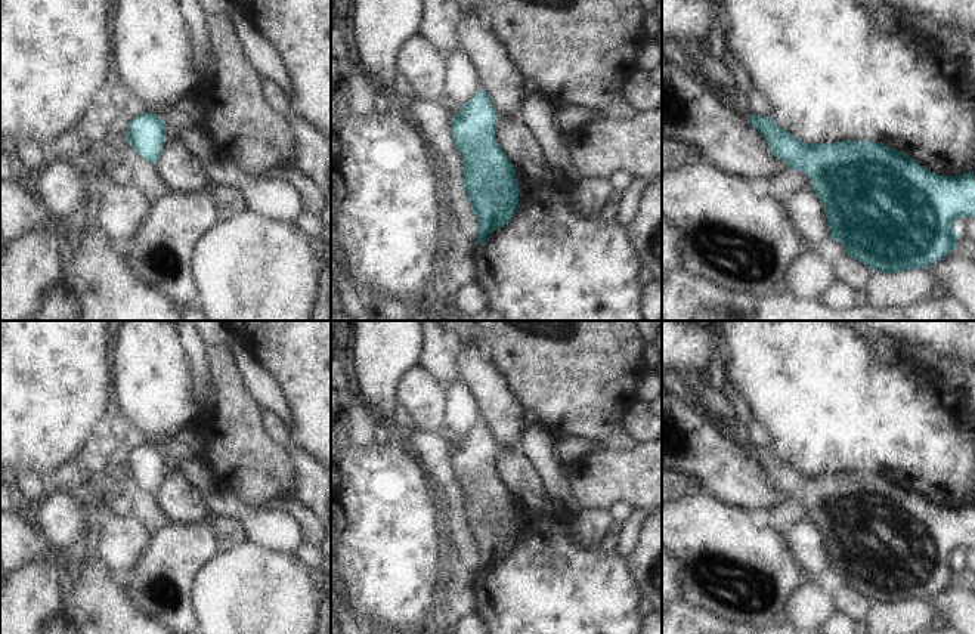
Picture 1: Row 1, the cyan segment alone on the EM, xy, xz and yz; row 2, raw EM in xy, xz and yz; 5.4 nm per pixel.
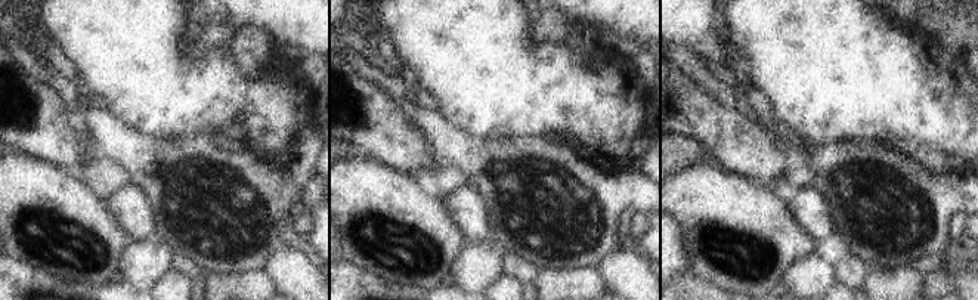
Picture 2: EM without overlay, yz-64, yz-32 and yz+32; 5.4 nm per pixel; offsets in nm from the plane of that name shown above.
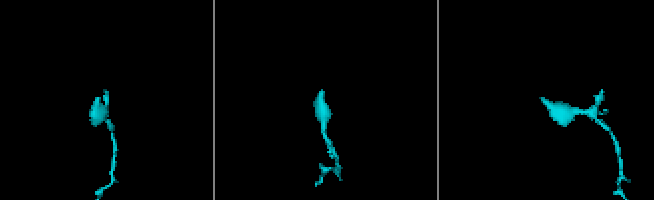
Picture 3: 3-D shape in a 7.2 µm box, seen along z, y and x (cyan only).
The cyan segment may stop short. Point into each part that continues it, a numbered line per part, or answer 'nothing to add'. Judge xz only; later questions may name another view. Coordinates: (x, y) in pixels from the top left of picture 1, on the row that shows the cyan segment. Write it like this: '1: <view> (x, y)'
nothing to add

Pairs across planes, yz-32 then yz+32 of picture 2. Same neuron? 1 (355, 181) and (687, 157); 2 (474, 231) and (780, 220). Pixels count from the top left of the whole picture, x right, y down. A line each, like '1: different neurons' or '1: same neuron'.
1: different neurons
2: different neurons

